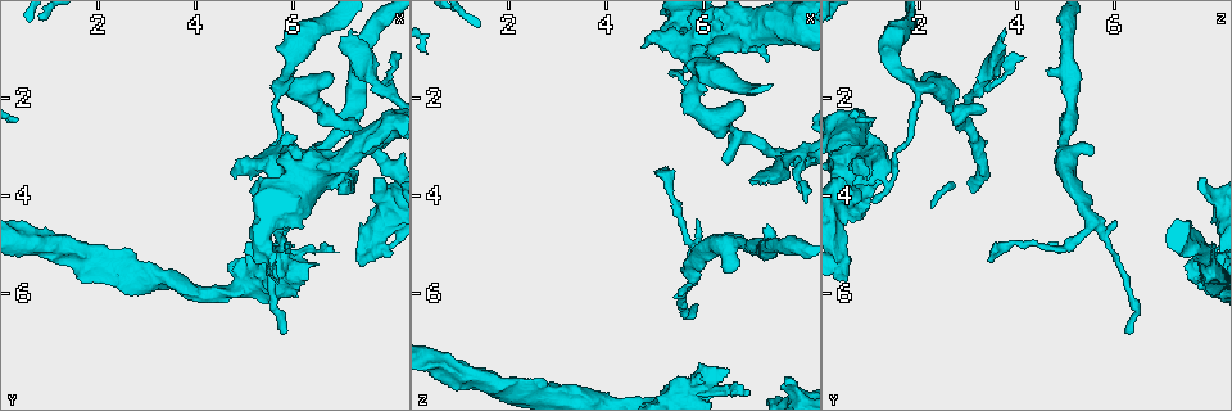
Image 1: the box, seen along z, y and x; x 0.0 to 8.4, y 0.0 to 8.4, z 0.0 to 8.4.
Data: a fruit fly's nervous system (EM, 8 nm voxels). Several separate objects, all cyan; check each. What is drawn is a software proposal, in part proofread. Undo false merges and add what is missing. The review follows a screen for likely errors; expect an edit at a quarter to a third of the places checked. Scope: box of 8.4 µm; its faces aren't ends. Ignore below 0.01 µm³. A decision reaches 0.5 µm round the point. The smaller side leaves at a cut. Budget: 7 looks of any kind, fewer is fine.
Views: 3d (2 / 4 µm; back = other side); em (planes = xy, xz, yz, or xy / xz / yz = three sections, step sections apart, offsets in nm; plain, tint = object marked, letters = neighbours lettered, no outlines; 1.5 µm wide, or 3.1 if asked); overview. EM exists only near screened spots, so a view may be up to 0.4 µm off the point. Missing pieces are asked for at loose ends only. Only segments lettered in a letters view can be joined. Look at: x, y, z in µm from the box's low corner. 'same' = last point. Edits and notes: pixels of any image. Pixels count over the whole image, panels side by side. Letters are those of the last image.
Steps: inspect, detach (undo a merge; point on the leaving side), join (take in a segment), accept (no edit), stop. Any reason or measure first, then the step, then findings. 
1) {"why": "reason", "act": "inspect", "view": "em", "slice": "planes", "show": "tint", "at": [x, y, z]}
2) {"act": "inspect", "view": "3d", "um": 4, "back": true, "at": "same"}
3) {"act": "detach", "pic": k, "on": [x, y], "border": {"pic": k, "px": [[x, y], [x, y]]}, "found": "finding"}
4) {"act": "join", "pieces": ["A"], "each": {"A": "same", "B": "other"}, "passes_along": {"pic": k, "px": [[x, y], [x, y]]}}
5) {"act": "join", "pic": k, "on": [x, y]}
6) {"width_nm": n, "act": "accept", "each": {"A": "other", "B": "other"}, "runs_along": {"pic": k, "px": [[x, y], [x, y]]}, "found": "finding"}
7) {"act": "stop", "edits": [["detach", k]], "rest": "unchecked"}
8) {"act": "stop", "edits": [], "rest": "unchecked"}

{"why": "free end", "act": "inspect", "view": "em", "slice": "yz", "step": 8, "show": "tint", "at": [7.25, 0.65, 3.75]}

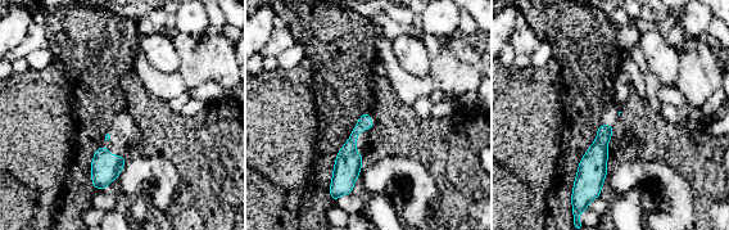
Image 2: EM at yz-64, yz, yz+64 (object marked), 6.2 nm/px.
{"act": "inspect", "view": "em", "slice": "planes", "show": "letters", "at": "same"}

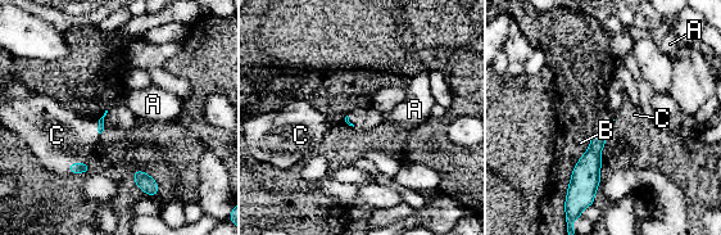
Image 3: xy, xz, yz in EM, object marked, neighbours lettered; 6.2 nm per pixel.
{"act": "join", "pieces": ["C"], "each": {"A": "other", "B": "other", "C": "same"}, "passes_along": {"pic": 3, "px": [[75, 168], [76, 163], [57, 135]]}, "found": "it goes on there"}

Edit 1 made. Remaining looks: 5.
{"why": "redraw", "act": "inspect", "view": "overview"}

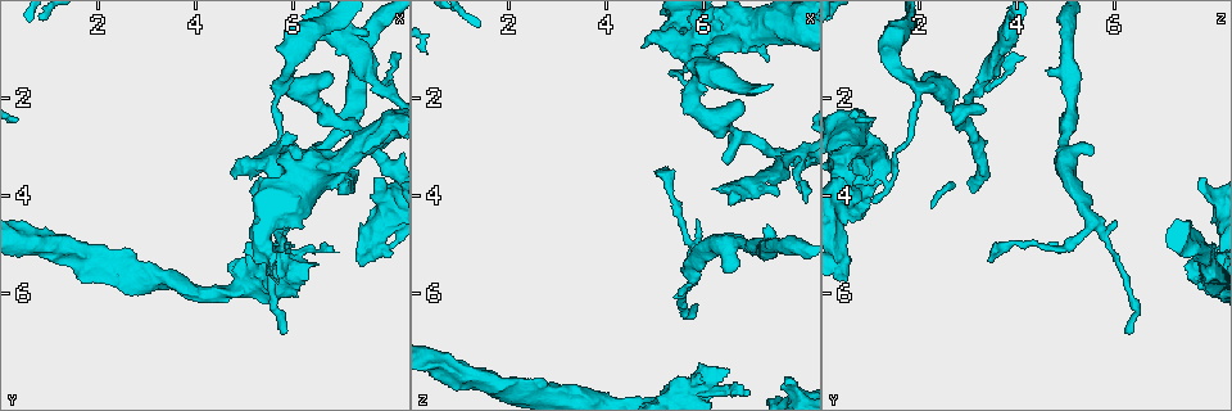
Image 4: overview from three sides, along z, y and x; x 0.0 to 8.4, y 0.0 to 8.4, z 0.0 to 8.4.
{"why": "free end", "act": "inspect", "view": "3d", "um": 2, "at": [6.45, 3.05, 5.55]}

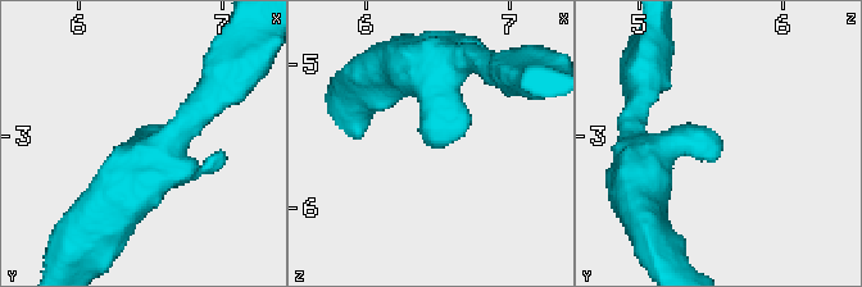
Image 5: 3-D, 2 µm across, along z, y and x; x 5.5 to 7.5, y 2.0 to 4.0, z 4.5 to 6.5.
{"act": "inspect", "view": "em", "slice": "planes", "show": "tint", "at": [6.44, 3.12, 5.58]}

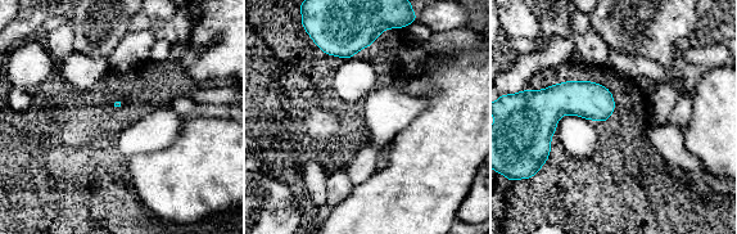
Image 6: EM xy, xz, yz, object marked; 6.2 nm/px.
{"act": "inspect", "view": "em", "slice": "planes", "show": "letters", "at": "same"}

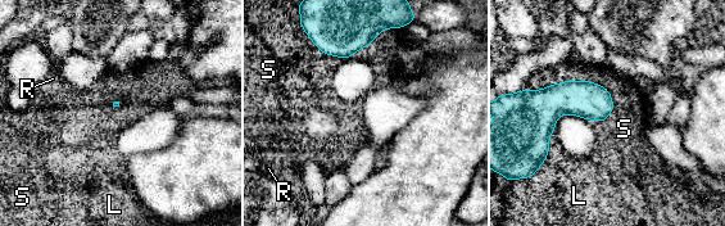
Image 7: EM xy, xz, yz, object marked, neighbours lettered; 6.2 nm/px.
{"act": "accept", "each": {"L": "other", "R": "other", "S": "other"}, "found": "no lettered segment goes on from it"}

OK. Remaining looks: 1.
{"act": "stop", "edits": [["join", 3]], "rest": "unchecked"}

